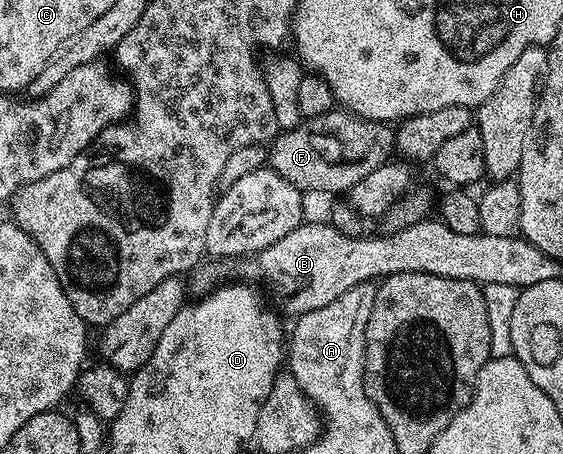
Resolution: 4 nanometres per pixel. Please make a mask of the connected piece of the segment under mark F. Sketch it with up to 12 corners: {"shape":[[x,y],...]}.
{"shape":[[334,110],[268,145],[302,193],[348,193],[395,152],[384,120]]}

